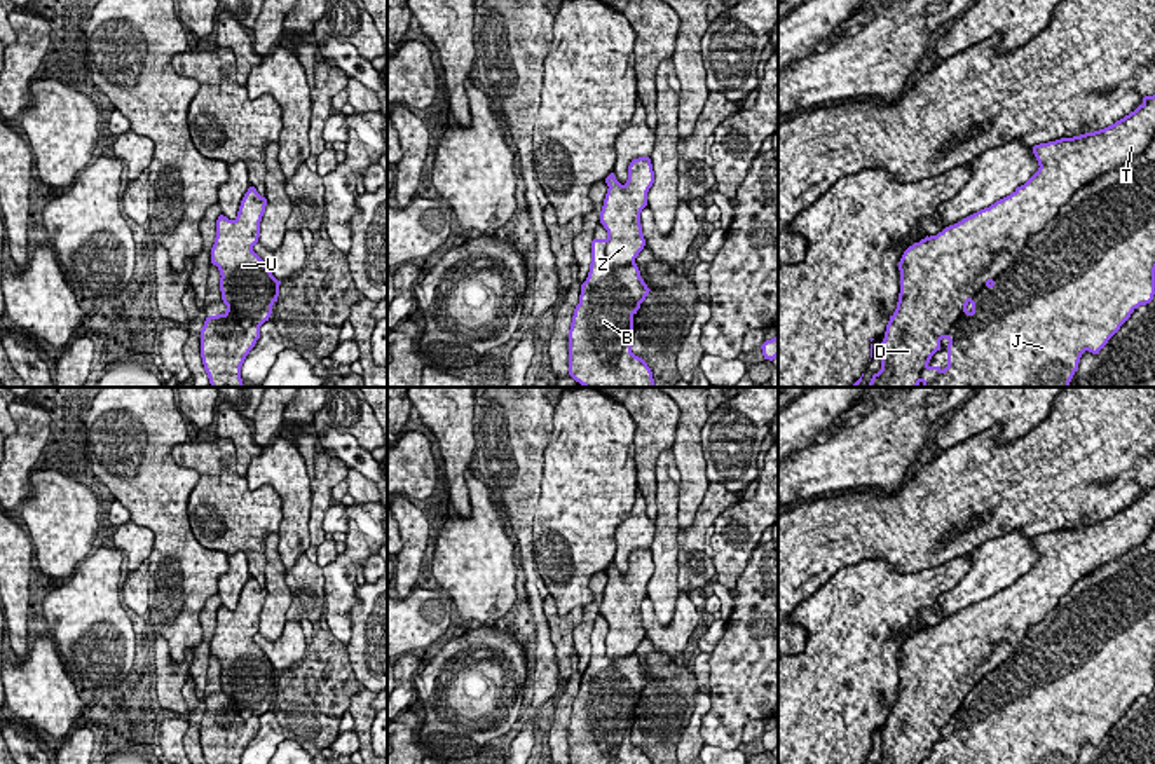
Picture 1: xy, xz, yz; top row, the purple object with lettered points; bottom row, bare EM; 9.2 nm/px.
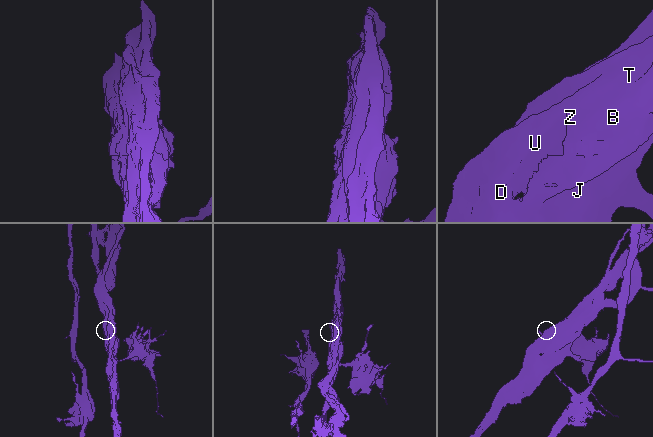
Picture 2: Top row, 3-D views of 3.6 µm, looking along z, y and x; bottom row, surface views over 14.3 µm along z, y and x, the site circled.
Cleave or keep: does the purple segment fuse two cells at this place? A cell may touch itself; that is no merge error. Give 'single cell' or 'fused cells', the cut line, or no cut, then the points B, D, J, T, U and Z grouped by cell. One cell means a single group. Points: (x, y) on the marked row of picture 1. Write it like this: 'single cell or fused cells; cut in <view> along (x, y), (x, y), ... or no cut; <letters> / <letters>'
fused cells; cut in yz along (1154, 133), (1007, 267), (991, 252), (965, 272); B J / D T U Z

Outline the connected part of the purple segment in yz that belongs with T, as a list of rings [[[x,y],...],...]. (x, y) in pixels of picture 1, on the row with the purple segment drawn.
[[[1155,94],[1145,96],[1143,103],[1134,112],[1104,129],[1035,145],[1033,153],[1040,166],[1038,171],[1024,185],[1017,187],[1010,195],[963,218],[968,222],[972,234],[977,232],[979,225],[993,225],[993,234],[981,237],[979,248],[975,251],[967,251],[967,274],[970,270],[981,269],[988,262],[988,255],[996,251],[998,256],[1003,253],[1008,256],[1005,258],[1000,272],[988,283],[1001,279],[1001,274],[1012,263],[1019,262],[1019,251],[1026,248],[1028,239],[1033,234],[1038,234],[1059,213],[1063,204],[1066,204],[1083,185],[1143,153],[1153,134]]]

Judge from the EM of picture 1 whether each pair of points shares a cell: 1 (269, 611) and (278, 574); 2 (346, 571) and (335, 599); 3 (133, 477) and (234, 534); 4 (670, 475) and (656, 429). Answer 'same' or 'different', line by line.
1: same
2: same
3: different
4: different

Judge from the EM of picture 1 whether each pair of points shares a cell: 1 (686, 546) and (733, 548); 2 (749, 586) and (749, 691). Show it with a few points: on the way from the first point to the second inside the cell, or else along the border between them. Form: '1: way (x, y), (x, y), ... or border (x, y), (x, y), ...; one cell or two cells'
1: border (710, 559), (716, 579); two cells
2: way (749, 613), (744, 627), (747, 630), (749, 665); one cell

